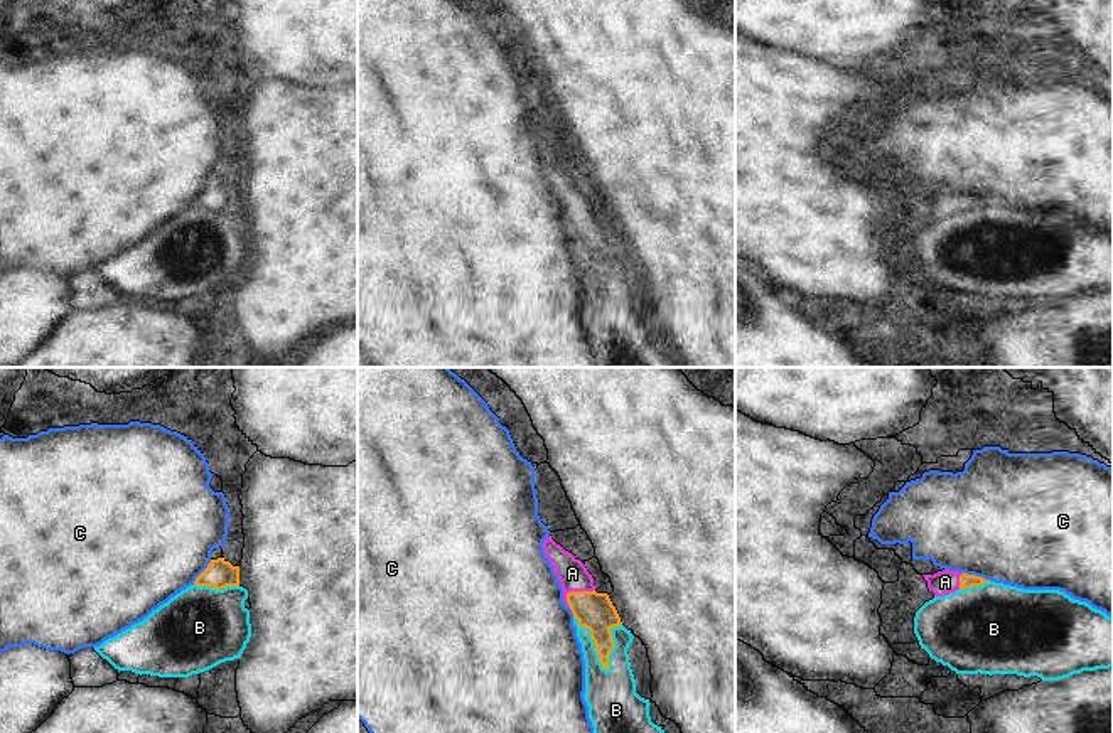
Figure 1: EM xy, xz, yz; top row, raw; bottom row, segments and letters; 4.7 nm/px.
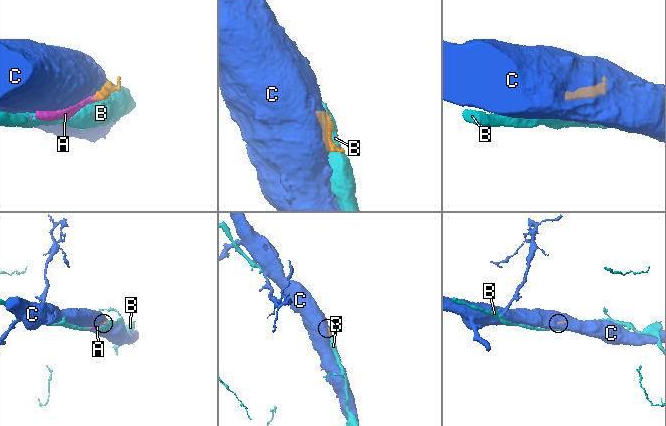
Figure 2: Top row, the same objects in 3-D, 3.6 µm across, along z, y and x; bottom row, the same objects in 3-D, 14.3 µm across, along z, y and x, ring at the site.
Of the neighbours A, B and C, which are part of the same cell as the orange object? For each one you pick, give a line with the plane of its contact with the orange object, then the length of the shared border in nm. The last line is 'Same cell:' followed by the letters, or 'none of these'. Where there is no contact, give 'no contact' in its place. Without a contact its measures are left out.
A: contact in xz; length 160 nm
Same cell: A

